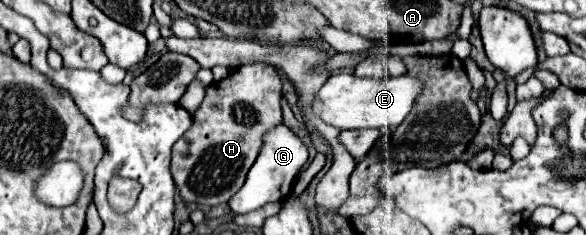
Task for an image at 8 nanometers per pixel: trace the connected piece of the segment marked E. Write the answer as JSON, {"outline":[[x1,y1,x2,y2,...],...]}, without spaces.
{"outline":[[334,74,316,94,312,108,326,122,338,130,358,128,396,128,414,108,414,100,422,96,424,82,418,76,402,74,390,78,358,78,354,74]]}

